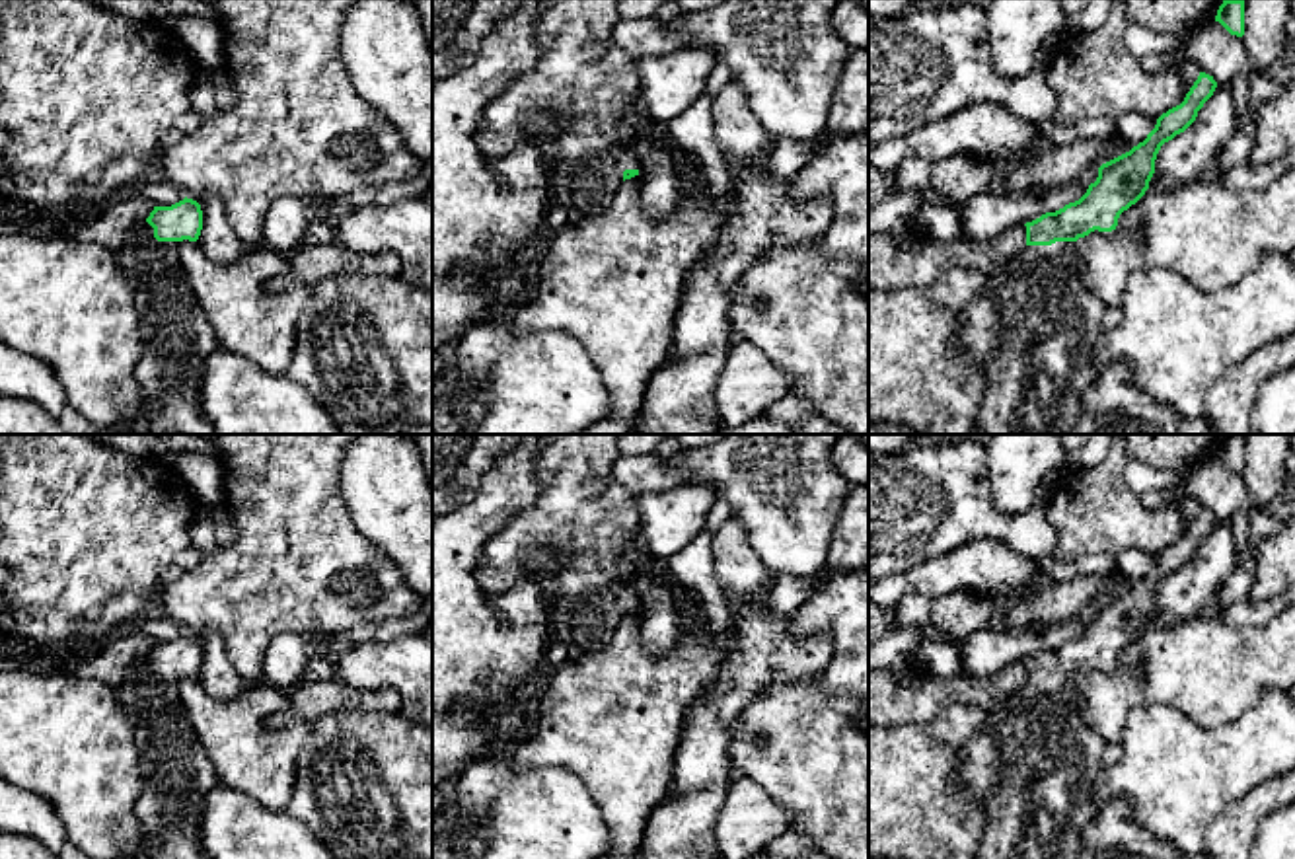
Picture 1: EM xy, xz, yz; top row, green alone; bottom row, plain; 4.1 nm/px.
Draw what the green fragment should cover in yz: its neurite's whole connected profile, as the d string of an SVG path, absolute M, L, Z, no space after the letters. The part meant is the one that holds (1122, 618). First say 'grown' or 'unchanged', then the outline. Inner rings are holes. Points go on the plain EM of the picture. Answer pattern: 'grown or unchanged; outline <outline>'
grown; outline M1200 508L1184 538L1163 549L1143 579L1102 600L1096 617L1079 637L1024 660L1026 684L1007 701L1007 715L995 732L1001 760L995 785L983 801L987 826L980 841L980 859L1079 857L1083 830L1096 814L1091 793L1106 769L1106 738L1083 719L1073 680L1094 666L1116 666L1120 651L1149 625L1161 582L1196 557L1215 524L1213 512Z

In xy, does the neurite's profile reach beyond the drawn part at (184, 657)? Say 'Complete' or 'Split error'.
Split error

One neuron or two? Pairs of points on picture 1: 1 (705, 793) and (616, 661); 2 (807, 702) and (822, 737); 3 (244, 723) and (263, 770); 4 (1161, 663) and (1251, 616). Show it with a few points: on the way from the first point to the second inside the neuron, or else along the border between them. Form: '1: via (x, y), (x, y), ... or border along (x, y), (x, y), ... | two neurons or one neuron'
1: border along (692, 708), (684, 723), (670, 795) | two neurons
2: via (807, 709), (807, 721), (814, 729) | one neuron
3: via (244, 735), (244, 748), (254, 758) | one neuron
4: border along (1221, 612), (1237, 628), (1260, 626), (1274, 614) | two neurons

